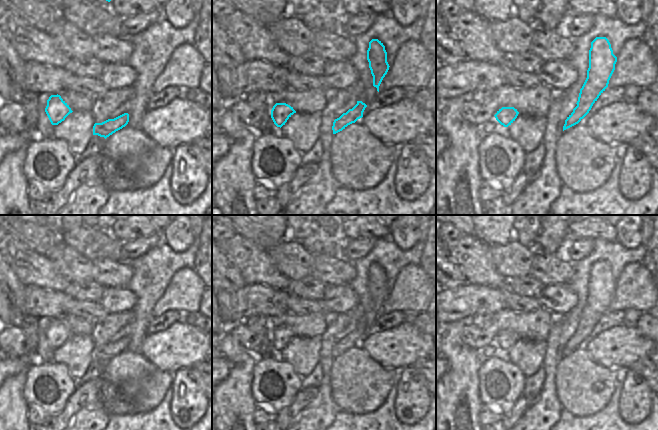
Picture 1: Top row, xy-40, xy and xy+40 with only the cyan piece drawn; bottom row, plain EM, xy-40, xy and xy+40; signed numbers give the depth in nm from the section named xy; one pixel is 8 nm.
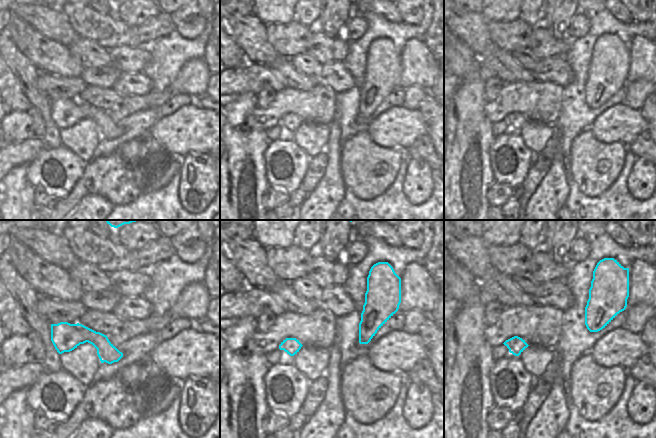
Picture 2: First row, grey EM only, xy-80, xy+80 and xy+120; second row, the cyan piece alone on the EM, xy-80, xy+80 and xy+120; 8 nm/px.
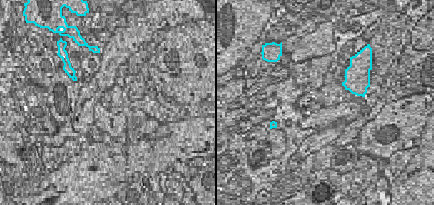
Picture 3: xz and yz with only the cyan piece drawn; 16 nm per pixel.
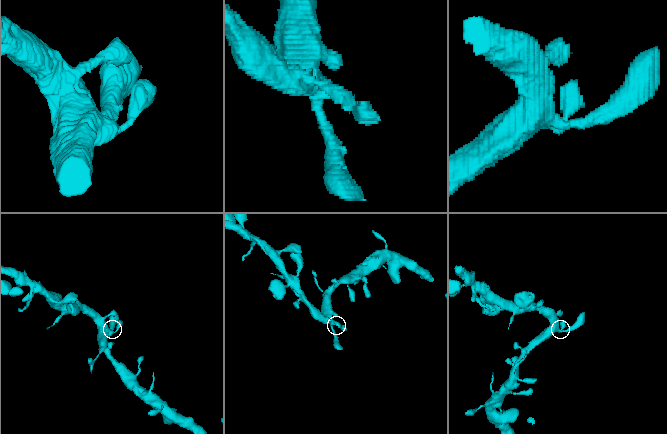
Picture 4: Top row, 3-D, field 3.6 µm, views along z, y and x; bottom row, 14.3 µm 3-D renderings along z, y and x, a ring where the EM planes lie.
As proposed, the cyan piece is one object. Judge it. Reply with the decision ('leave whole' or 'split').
leave whole

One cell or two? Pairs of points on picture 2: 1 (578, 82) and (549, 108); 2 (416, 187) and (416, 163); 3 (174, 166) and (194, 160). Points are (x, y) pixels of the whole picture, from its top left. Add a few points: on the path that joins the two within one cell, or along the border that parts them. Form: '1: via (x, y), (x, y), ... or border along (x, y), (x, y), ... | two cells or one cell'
1: border along (563, 88), (560, 112), (556, 120) | two cells
2: via (416, 181), (416, 169) | one cell
3: border along (182, 157), (178, 170) | two cells

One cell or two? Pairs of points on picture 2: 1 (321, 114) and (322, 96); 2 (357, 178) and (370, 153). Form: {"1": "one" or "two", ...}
{"1": "one", "2": "one"}

